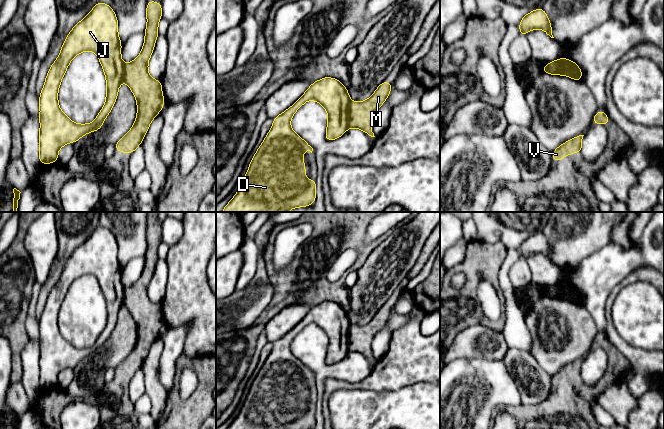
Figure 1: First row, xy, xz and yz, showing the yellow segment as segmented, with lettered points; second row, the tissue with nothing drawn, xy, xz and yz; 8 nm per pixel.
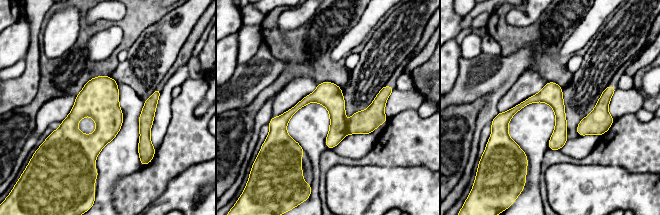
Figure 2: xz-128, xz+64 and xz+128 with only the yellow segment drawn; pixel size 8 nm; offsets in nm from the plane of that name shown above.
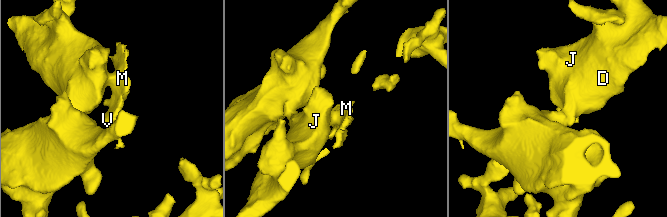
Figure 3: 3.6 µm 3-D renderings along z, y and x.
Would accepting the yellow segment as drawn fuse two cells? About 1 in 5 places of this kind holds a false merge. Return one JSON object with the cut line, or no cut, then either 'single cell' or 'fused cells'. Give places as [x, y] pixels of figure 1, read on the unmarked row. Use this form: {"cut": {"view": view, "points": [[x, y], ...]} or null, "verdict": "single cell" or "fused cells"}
{"cut": {"view": "xz", "points": [[350, 325], [347, 350]]}, "verdict": "fused cells"}

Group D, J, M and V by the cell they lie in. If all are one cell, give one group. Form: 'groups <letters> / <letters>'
groups D J / M V

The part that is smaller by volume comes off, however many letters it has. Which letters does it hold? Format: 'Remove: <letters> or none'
Remove: M, V

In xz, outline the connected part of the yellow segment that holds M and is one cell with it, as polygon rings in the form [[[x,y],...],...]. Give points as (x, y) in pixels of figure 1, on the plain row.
[[[383,305],[369,323],[361,326],[350,326],[348,331],[348,351],[361,353],[369,360],[375,361],[372,356],[372,342],[388,322],[392,308],[392,306]]]

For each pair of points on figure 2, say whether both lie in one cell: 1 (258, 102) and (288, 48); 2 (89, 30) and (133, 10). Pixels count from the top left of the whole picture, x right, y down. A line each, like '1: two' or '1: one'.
1: one
2: one

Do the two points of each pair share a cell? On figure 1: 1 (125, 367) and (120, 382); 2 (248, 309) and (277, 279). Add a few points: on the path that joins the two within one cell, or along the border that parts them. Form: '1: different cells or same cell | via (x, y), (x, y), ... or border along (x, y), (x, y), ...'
1: same cell | via (125, 371), (122, 378)
2: different cells | border along (266, 270), (268, 280), (273, 287)

